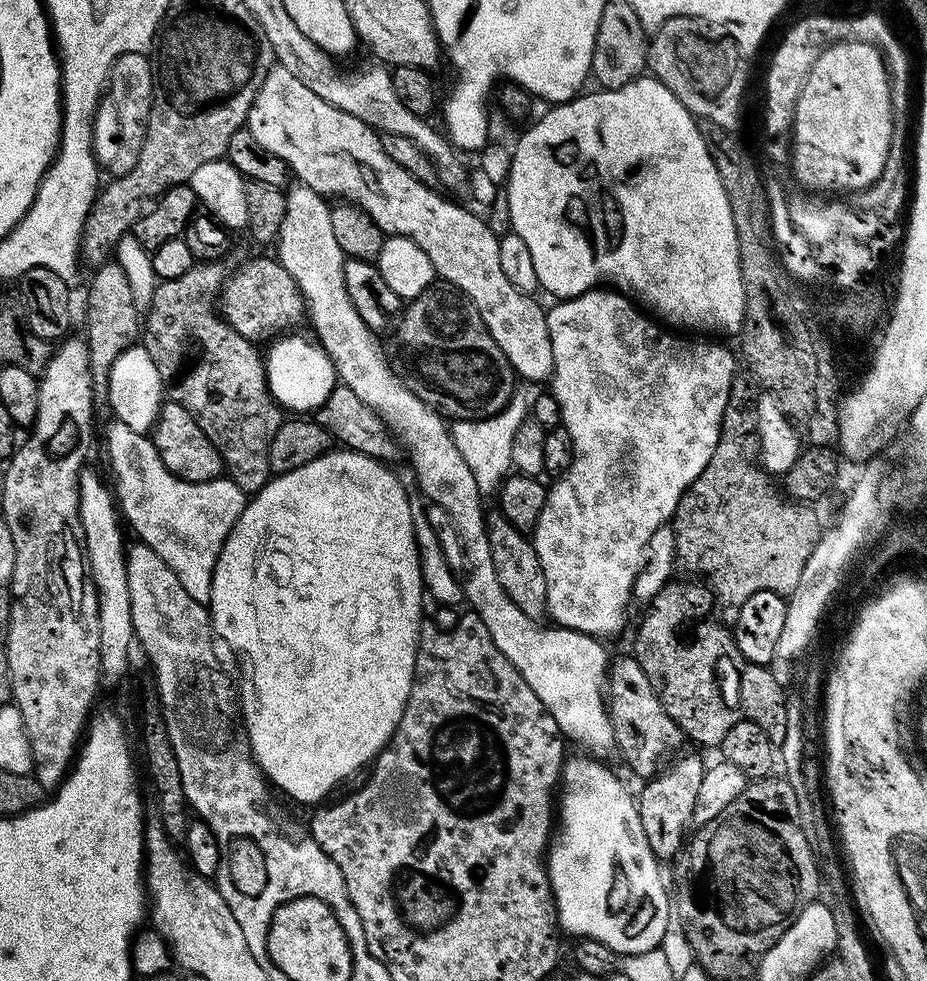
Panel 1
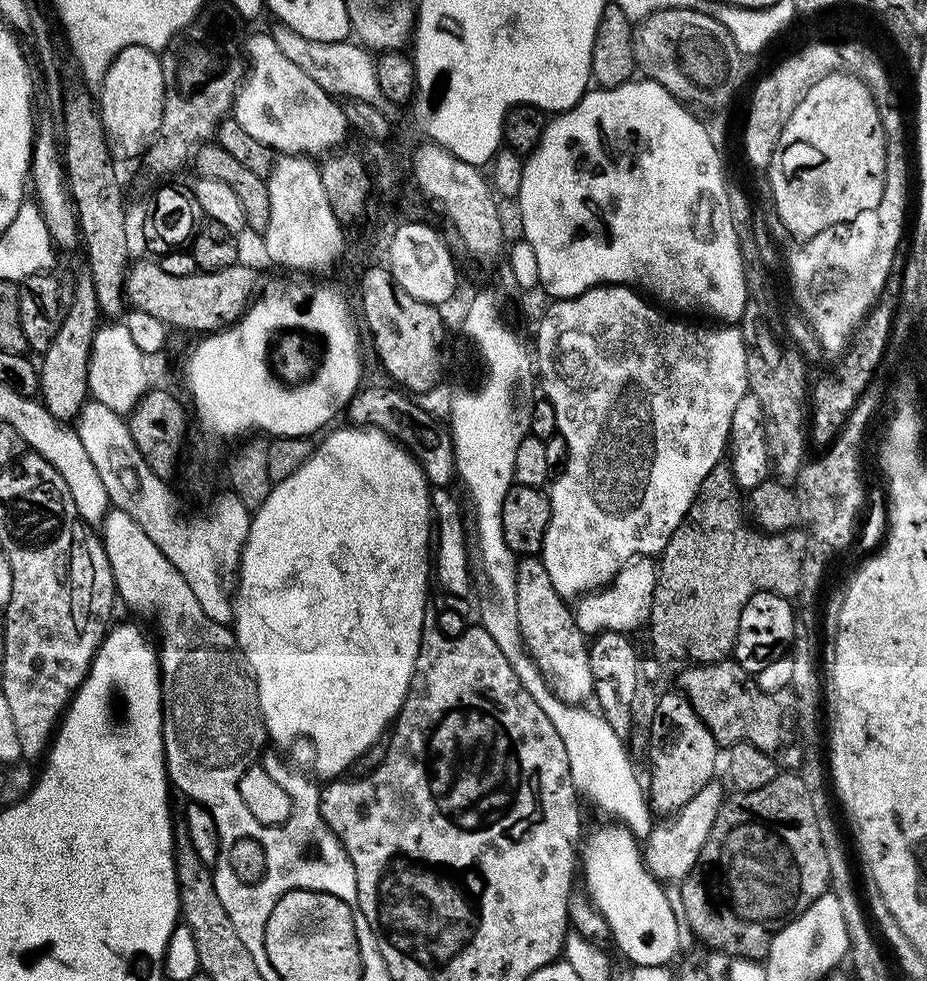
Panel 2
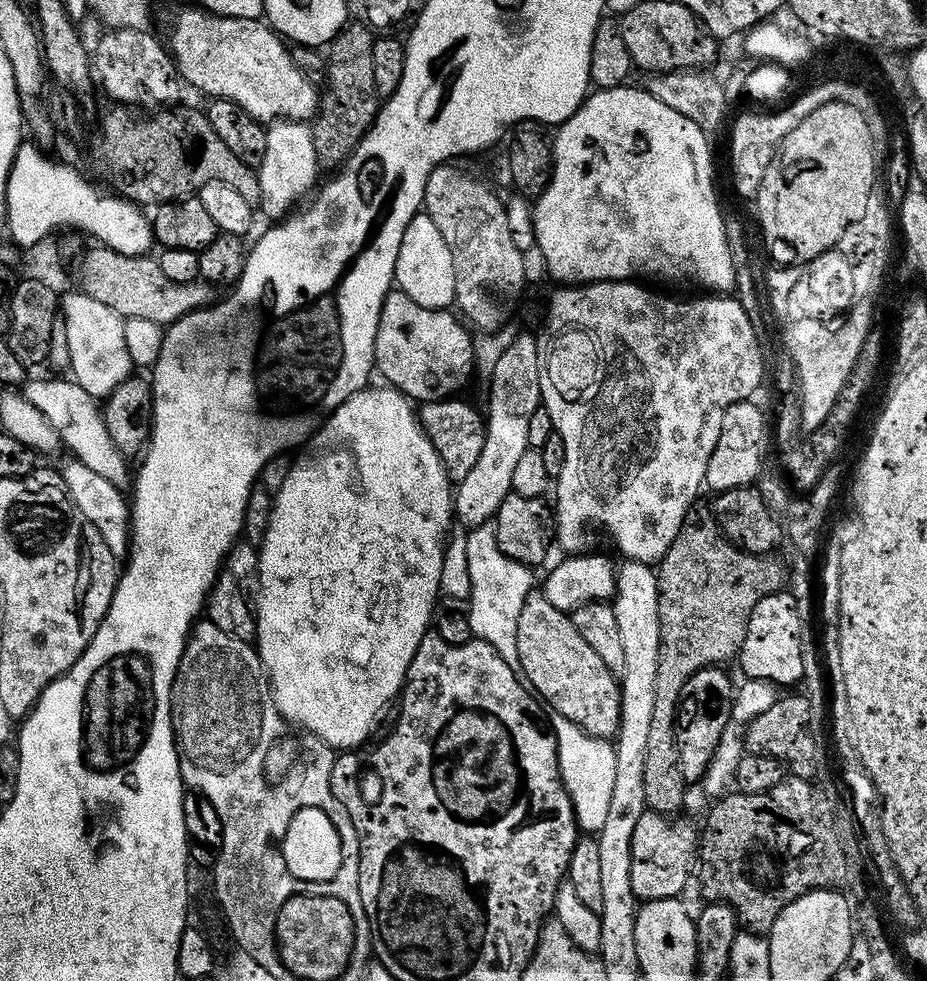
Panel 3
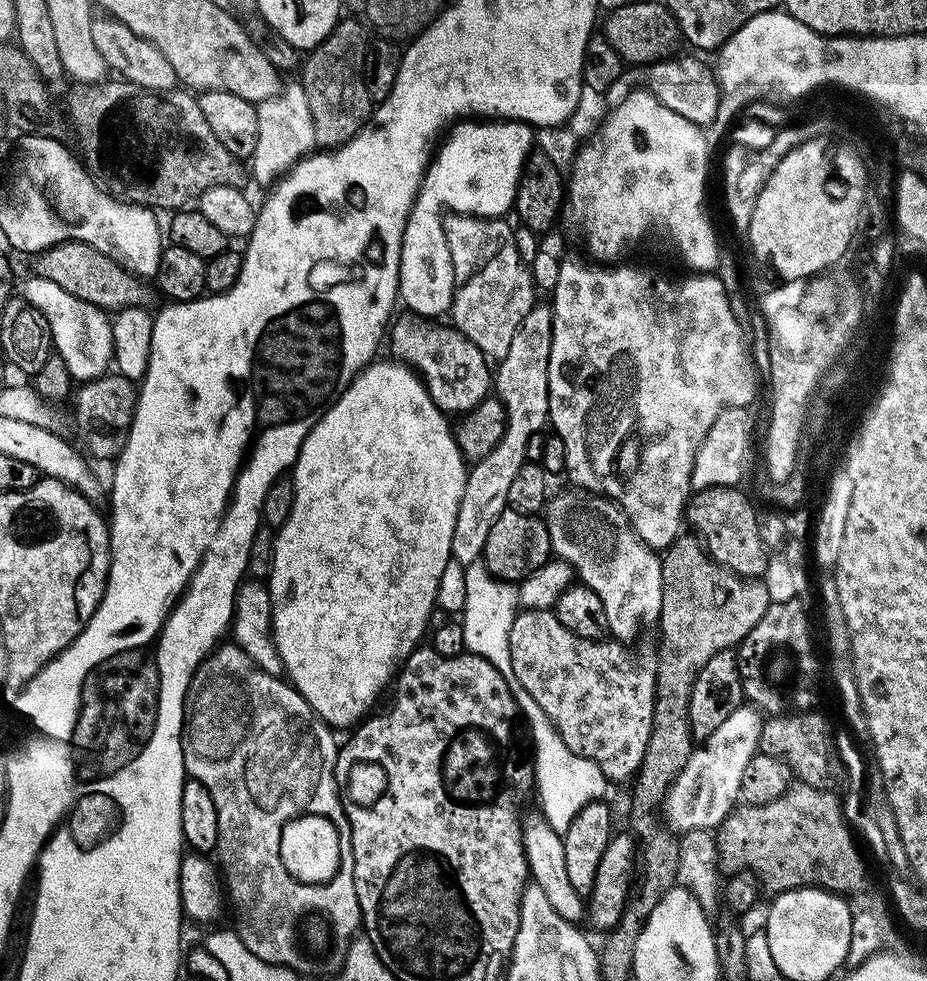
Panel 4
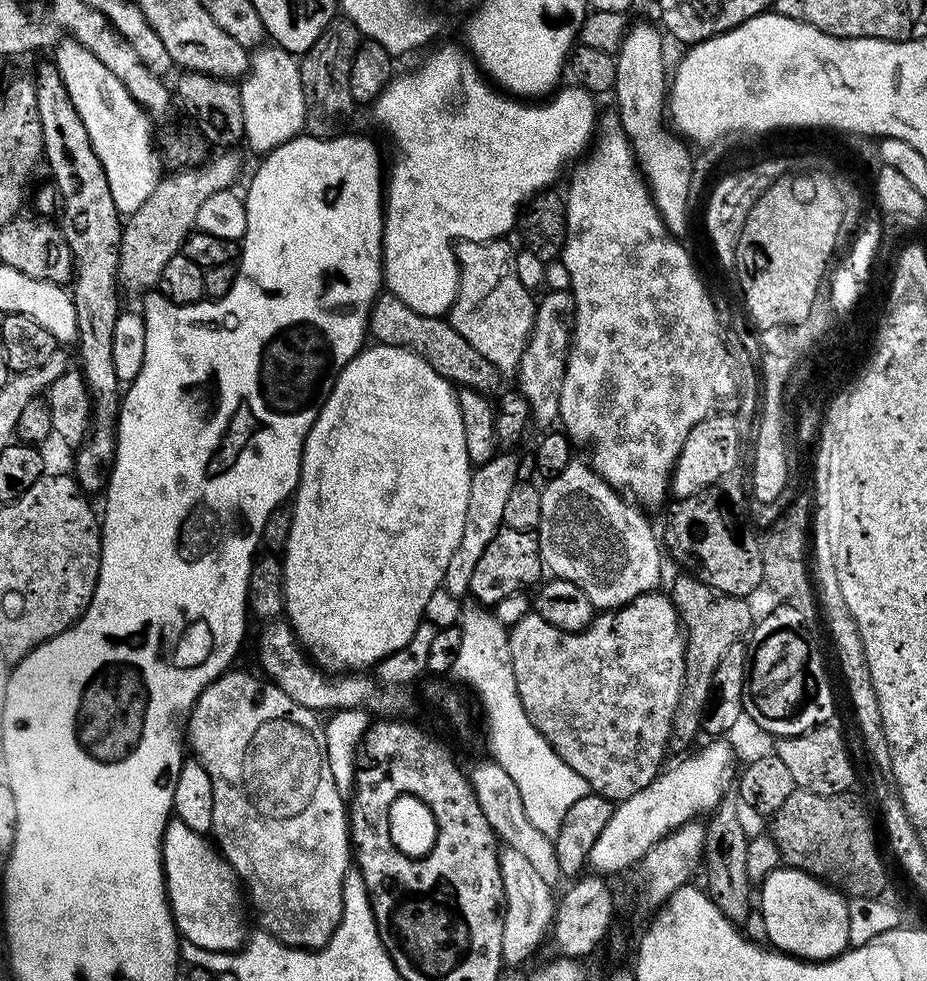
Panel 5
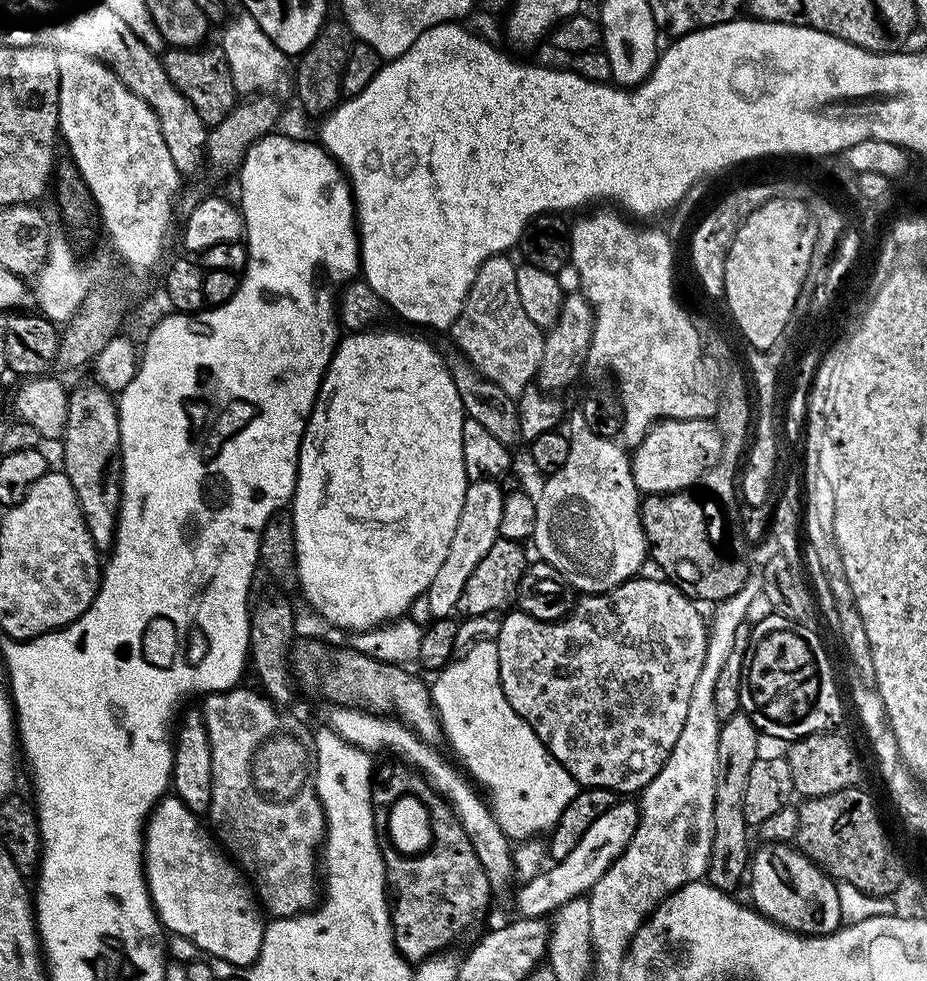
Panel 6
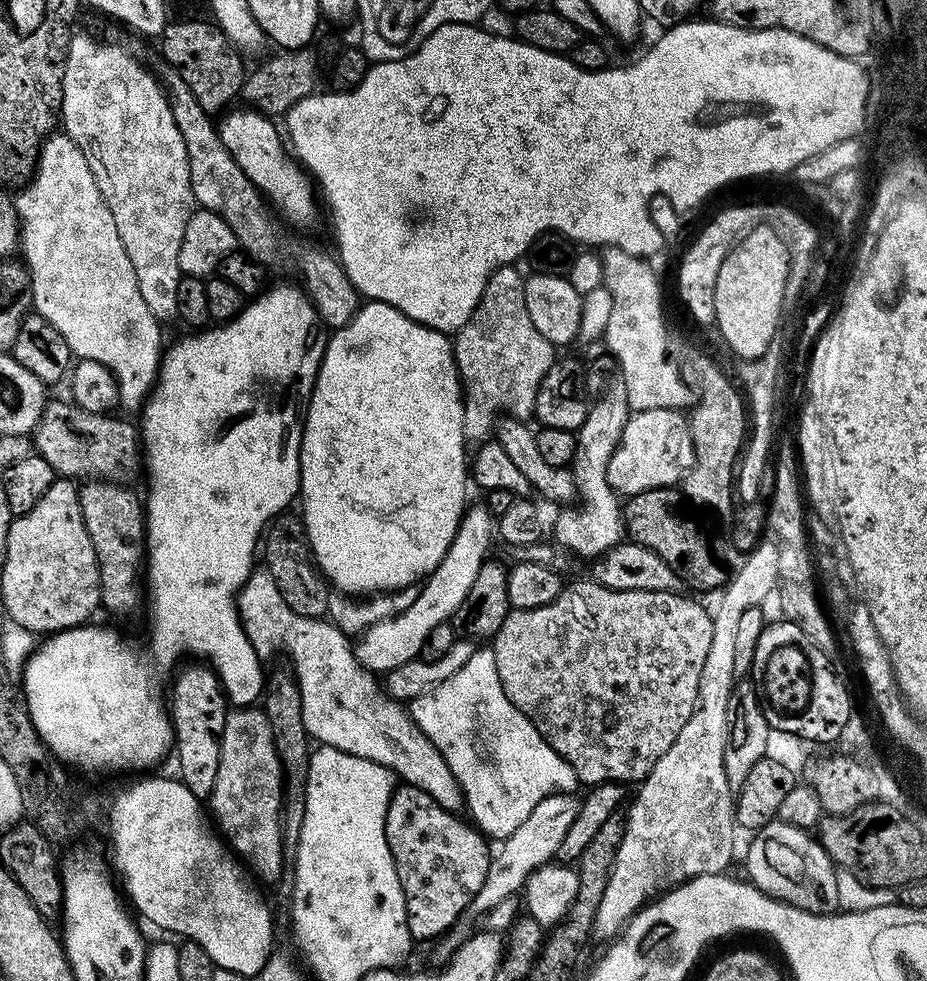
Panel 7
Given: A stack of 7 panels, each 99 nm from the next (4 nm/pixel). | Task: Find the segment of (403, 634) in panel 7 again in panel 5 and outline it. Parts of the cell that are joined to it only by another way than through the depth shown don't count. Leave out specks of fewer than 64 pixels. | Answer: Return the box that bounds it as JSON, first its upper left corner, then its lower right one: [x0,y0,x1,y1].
[442,454,520,598]

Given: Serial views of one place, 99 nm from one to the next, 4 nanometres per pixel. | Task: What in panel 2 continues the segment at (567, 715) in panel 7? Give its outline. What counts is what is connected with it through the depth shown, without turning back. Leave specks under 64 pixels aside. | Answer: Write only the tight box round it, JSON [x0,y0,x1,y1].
[514,556,594,706]

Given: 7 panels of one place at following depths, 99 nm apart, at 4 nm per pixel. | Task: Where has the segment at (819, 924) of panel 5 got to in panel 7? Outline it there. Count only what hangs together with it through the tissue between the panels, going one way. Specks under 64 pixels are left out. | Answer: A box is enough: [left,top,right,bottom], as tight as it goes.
[747,819,840,916]

